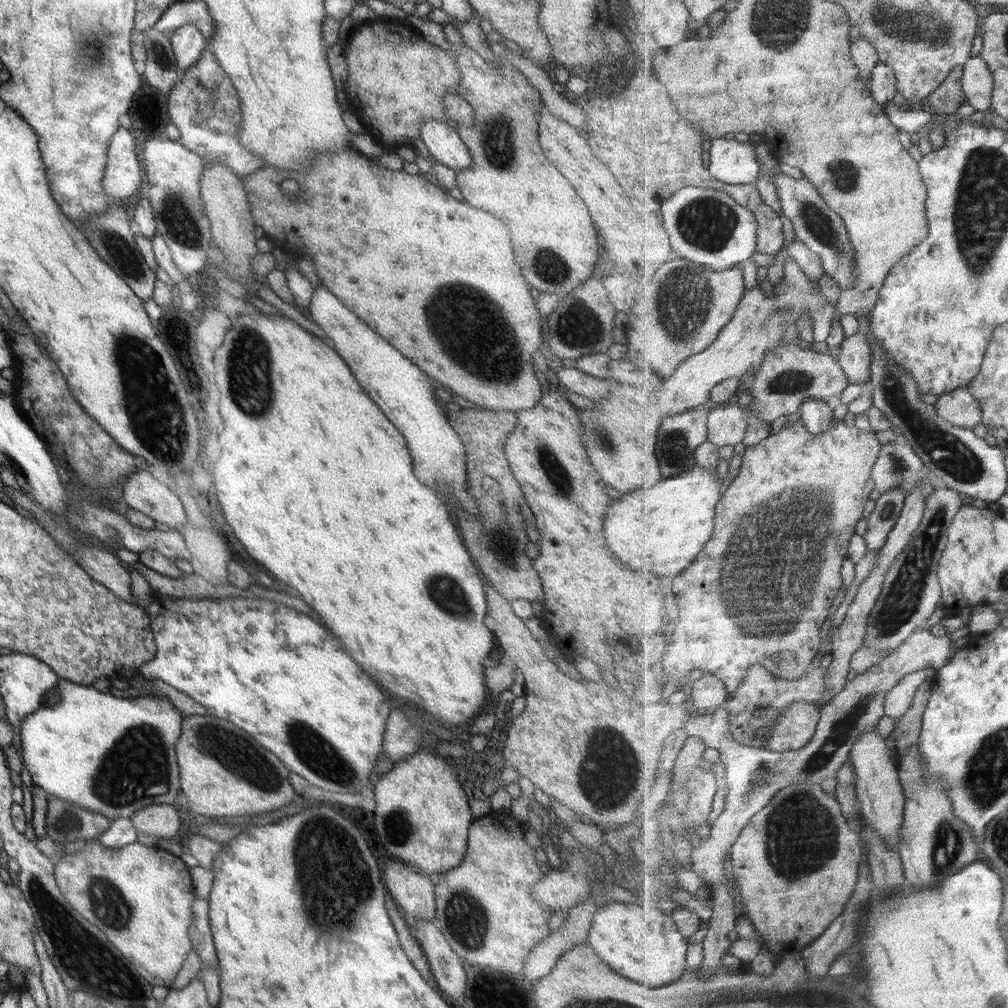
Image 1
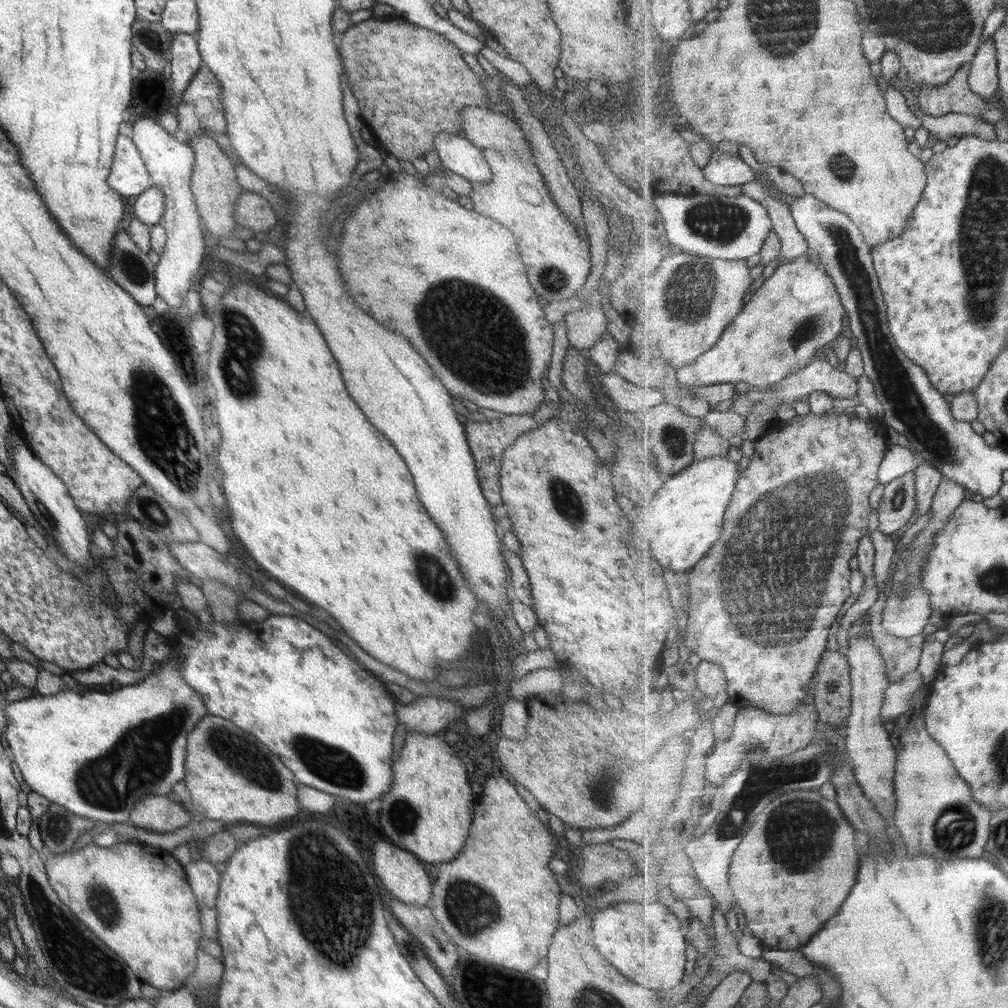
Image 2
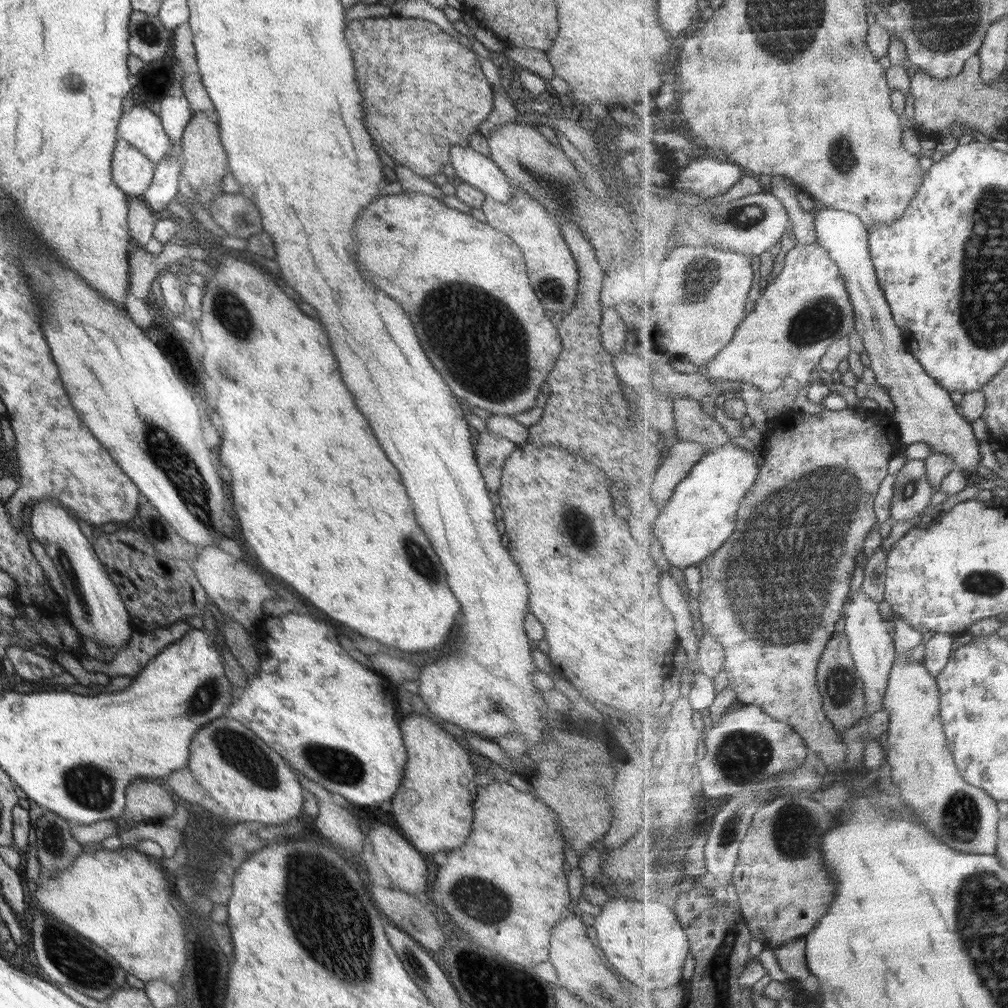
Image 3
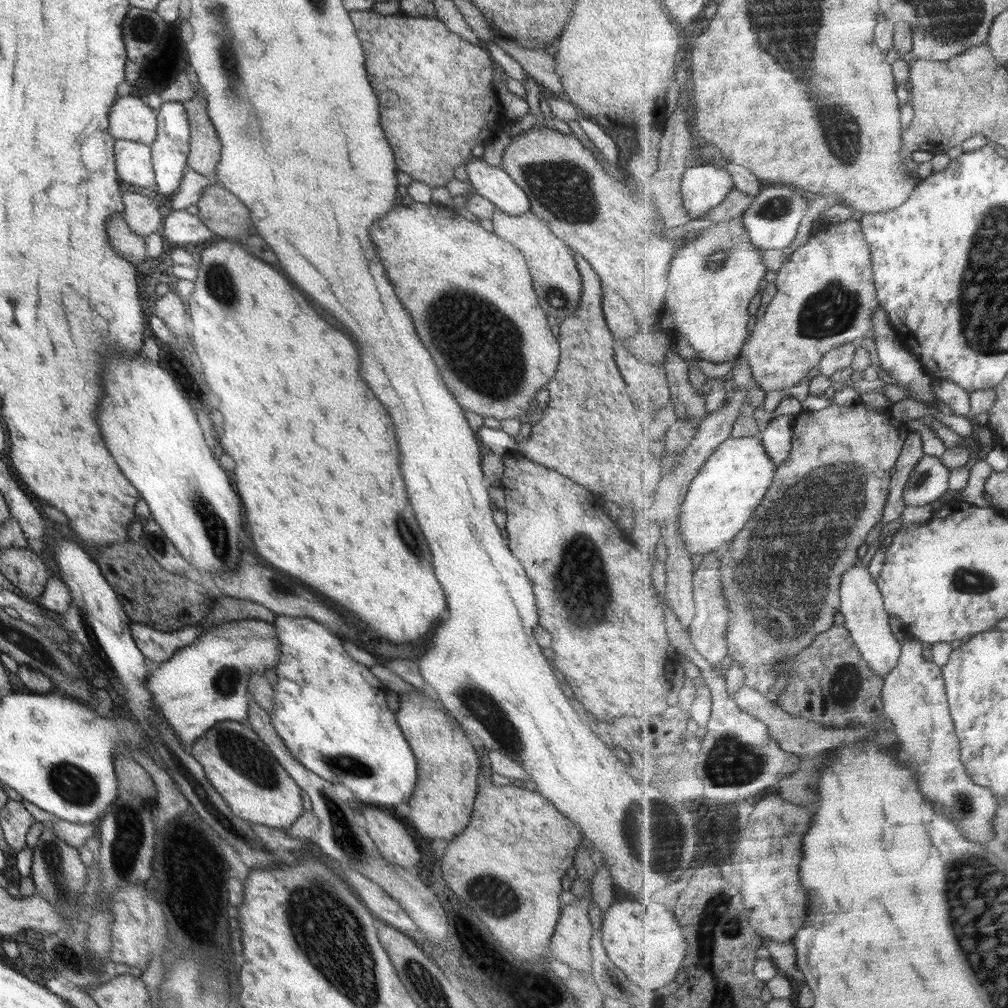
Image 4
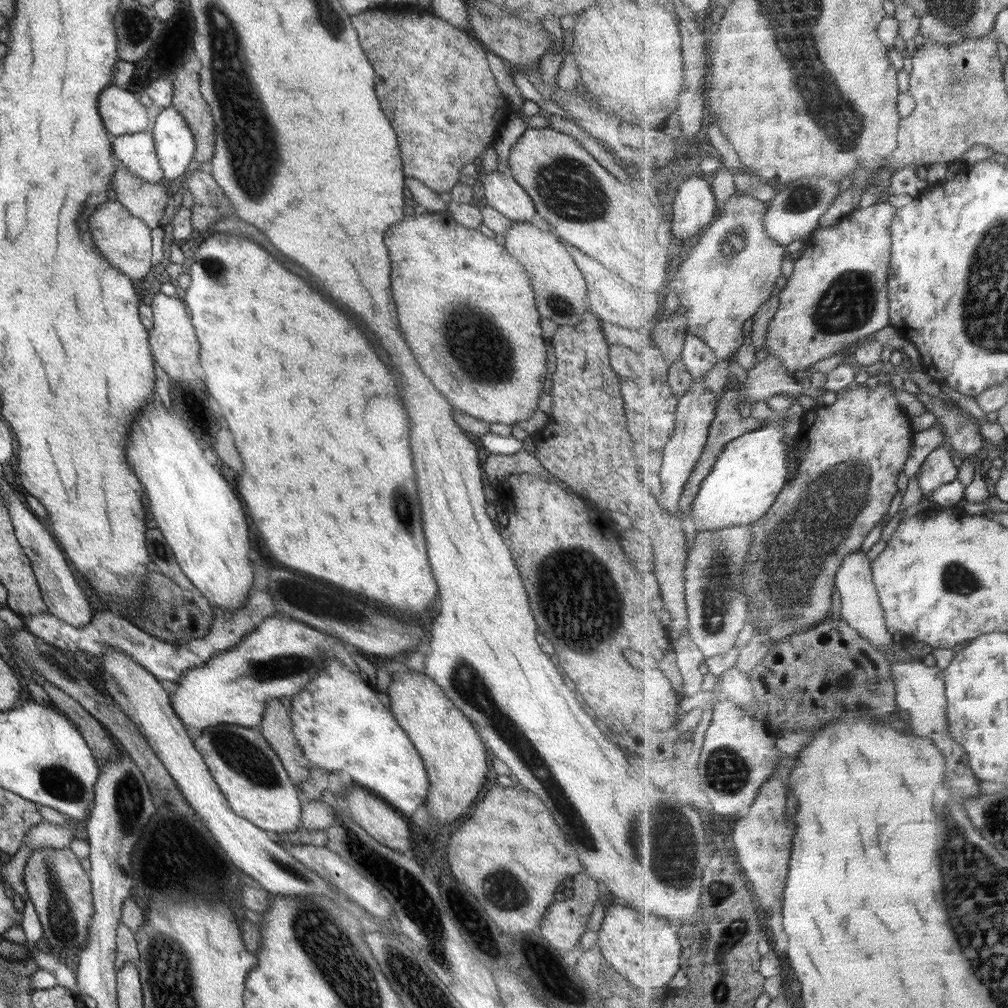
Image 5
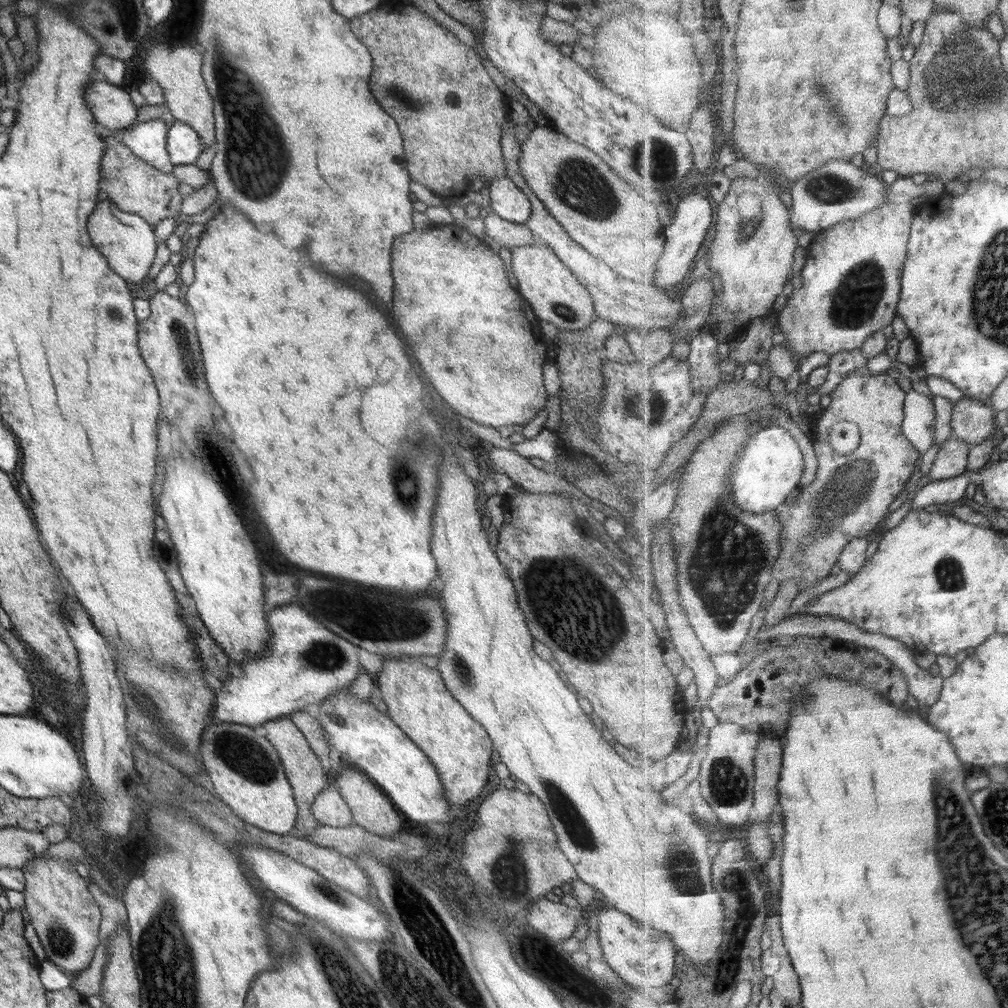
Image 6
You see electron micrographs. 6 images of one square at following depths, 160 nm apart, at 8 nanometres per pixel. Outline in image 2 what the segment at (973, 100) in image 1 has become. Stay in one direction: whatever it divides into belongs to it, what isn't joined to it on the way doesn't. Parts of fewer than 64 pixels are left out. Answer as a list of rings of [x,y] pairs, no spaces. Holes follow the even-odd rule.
[[[994,38],[985,39],[976,52],[970,72],[970,87],[984,99],[999,94],[1000,78]]]

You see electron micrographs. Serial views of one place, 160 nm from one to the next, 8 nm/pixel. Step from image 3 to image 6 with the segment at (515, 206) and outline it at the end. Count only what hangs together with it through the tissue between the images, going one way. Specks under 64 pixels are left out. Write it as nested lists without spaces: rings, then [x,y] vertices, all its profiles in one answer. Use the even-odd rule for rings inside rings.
[[[540,239],[529,246],[511,248],[511,269],[517,284],[518,293],[538,320],[553,325],[555,329],[579,331],[587,329],[595,319],[592,298],[585,287],[565,268],[562,262],[550,251]]]

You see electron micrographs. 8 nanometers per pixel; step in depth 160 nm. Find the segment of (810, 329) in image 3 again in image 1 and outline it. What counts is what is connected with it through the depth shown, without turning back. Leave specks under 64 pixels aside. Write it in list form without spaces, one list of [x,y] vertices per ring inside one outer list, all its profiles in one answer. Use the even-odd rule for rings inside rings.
[[[786,258],[784,279],[777,286],[774,286],[772,295],[765,295],[765,291],[755,286],[753,289],[746,290],[742,302],[739,303],[738,310],[735,311],[734,318],[730,324],[719,334],[718,340],[707,348],[707,351],[691,356],[686,359],[669,378],[664,379],[661,388],[657,390],[643,390],[637,387],[631,387],[630,384],[616,383],[611,387],[611,391],[605,394],[605,404],[601,408],[580,409],[577,411],[582,422],[582,441],[583,446],[587,448],[589,462],[593,464],[593,469],[599,473],[599,476],[607,484],[607,487],[615,492],[617,496],[629,494],[634,489],[643,487],[653,487],[661,479],[662,469],[656,452],[658,442],[658,430],[662,420],[666,416],[676,415],[697,408],[710,400],[711,388],[721,384],[727,378],[746,377],[747,372],[753,372],[756,376],[765,361],[765,353],[771,351],[771,348],[777,347],[783,339],[793,345],[800,342],[799,328],[797,328],[797,318],[806,310],[810,313],[812,319],[812,332],[814,341],[825,342],[831,334],[833,320],[835,320],[835,305],[828,303],[825,297],[816,289],[816,284],[806,275],[804,268],[794,261],[794,258]]]

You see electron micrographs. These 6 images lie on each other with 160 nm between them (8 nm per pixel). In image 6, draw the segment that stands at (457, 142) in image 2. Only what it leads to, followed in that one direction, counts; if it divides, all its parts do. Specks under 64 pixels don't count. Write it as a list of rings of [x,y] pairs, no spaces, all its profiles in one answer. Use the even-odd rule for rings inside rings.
[[[505,175],[491,180],[488,211],[515,224],[524,223],[530,215],[526,196]]]

